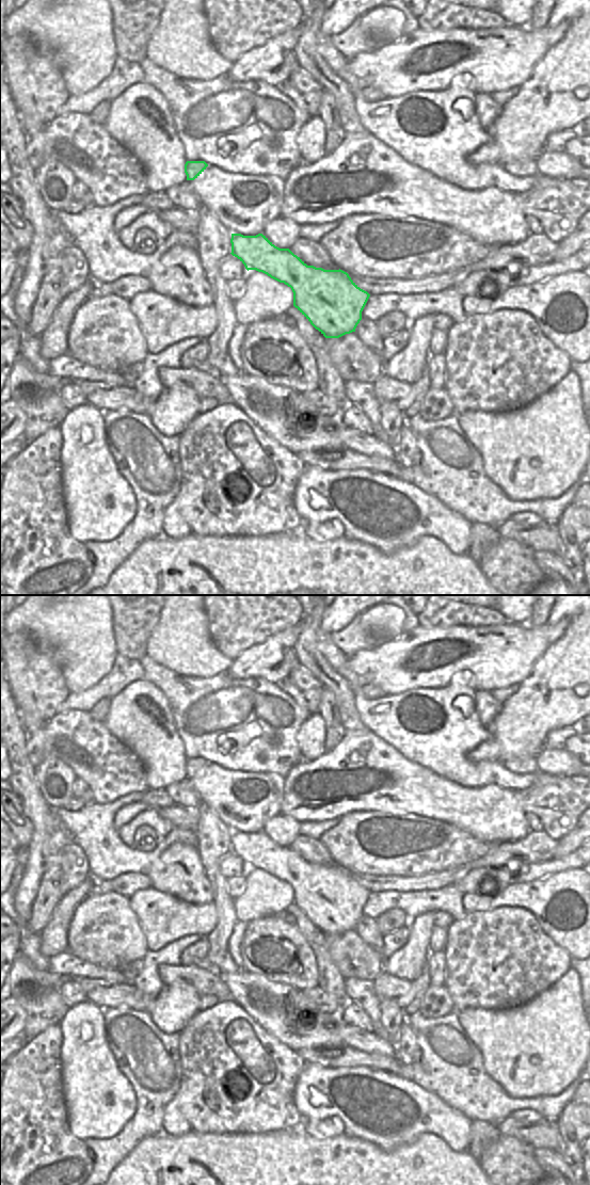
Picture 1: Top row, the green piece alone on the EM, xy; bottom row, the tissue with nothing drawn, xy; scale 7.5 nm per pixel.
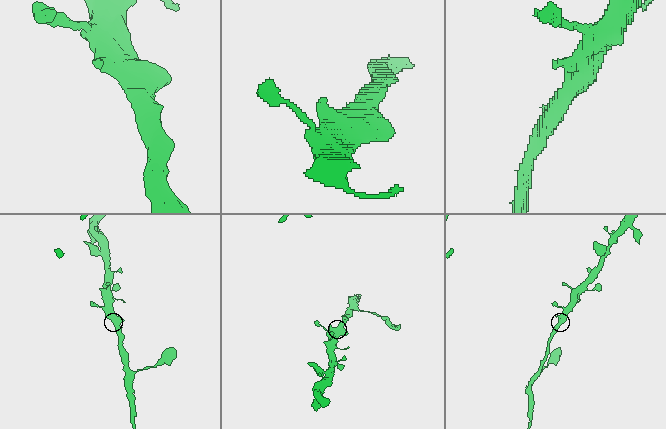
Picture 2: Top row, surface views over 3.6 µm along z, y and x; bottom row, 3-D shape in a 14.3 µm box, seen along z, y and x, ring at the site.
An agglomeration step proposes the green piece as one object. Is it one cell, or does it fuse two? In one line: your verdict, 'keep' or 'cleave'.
keep

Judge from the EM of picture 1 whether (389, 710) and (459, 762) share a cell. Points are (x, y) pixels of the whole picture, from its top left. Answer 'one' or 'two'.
one

